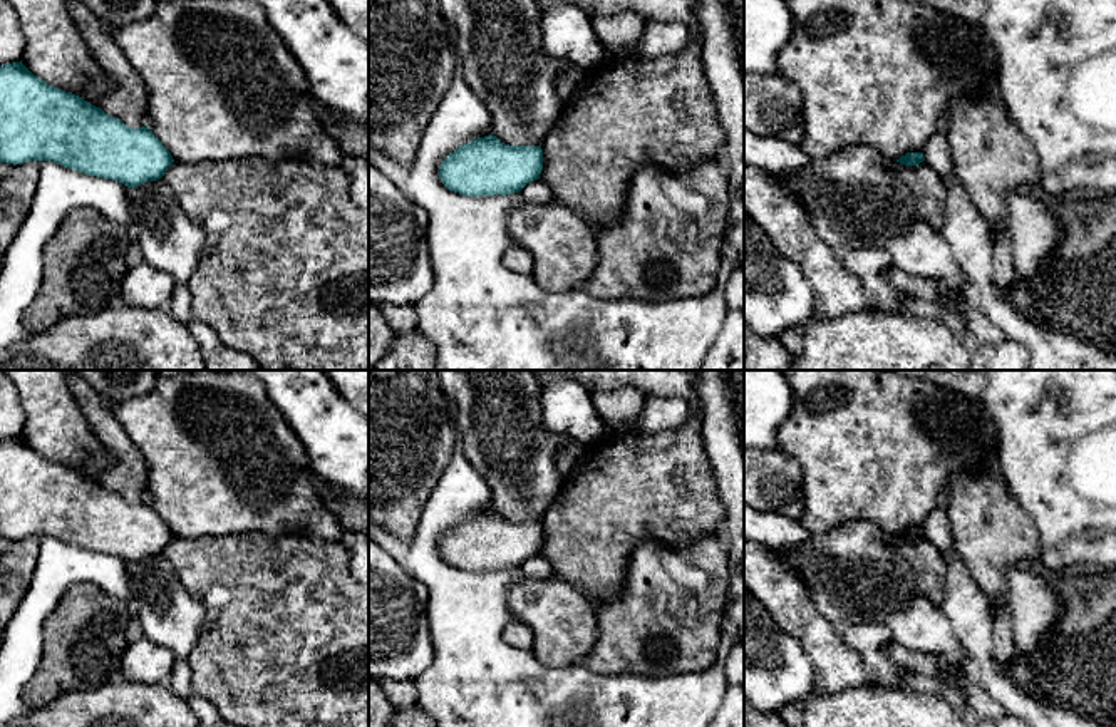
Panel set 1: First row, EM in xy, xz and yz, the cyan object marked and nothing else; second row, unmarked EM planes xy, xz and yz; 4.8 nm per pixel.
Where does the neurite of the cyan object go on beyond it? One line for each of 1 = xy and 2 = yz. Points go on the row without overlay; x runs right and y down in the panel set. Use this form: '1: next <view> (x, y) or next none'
1: next none
2: next none

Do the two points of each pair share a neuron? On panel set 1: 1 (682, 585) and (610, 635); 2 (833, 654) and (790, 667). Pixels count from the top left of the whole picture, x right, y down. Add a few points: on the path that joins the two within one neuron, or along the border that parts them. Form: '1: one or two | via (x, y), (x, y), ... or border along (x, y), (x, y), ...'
1: one | via (664, 603), (629, 635)
2: two | border along (785, 630), (798, 640), (805, 655), (816, 669)

